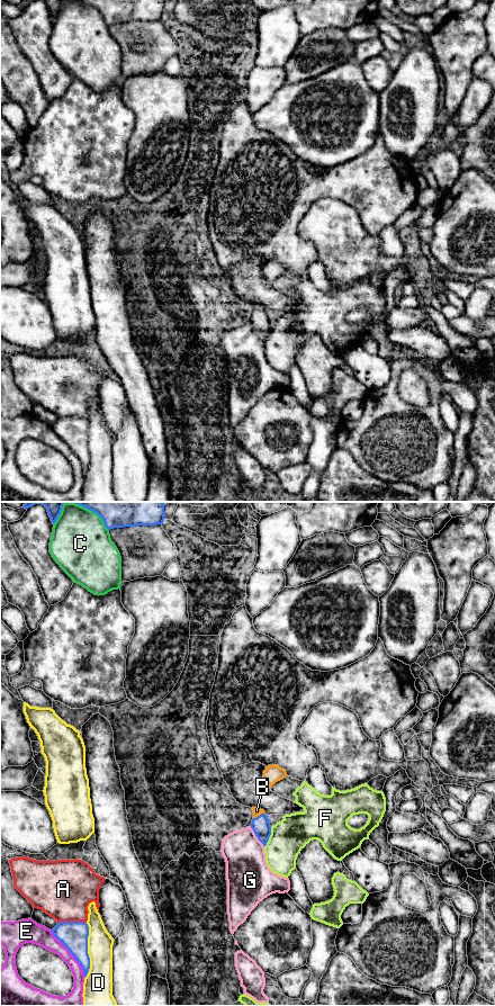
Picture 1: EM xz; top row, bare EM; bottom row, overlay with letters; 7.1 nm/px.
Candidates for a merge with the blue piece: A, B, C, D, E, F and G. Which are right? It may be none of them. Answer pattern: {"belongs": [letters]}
{"belongs": ["B"]}

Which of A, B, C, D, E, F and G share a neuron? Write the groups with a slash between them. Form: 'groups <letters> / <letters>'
groups A / B / C / D / E / F / G

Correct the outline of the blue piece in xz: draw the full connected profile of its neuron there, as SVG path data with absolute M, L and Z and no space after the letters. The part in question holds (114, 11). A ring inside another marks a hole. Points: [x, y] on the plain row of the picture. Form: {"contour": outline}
{"contour": "M79 0L94 9L104 17L105 23L110 26L114 24L136 23L136 21L158 21L164 17L165 0Z"}

